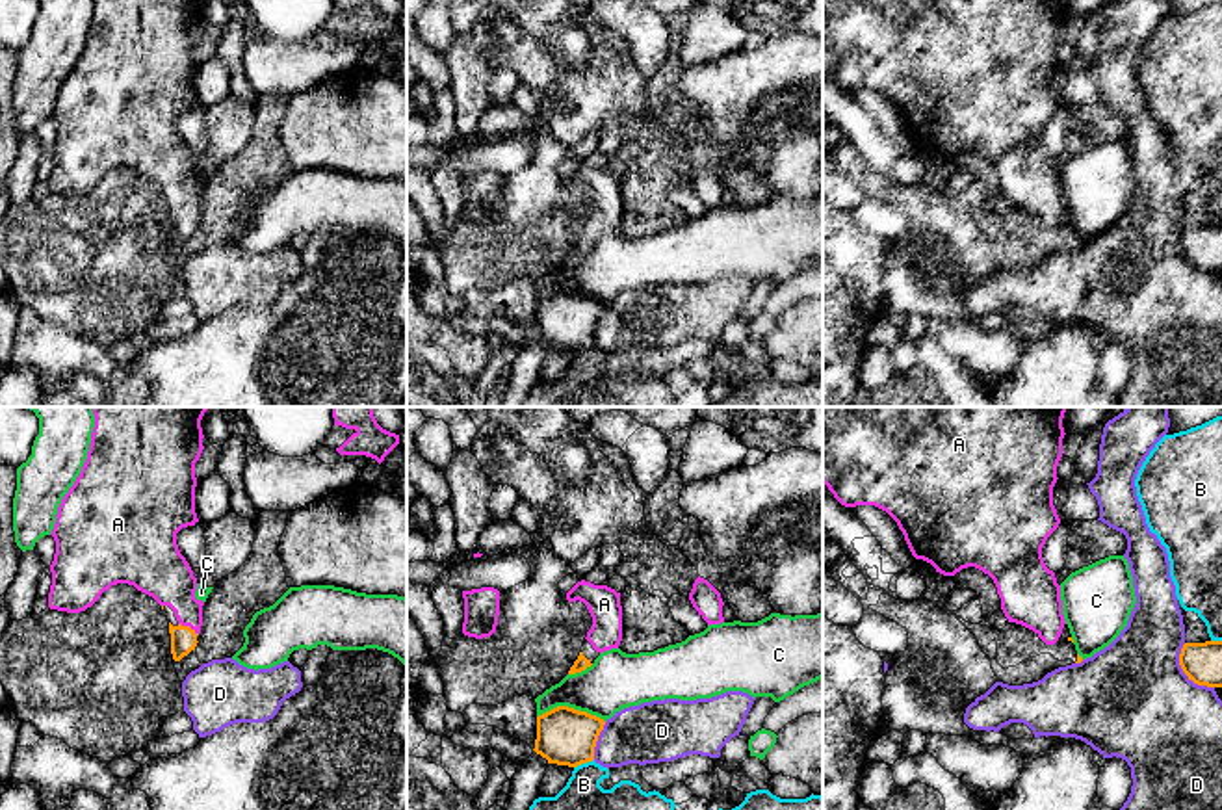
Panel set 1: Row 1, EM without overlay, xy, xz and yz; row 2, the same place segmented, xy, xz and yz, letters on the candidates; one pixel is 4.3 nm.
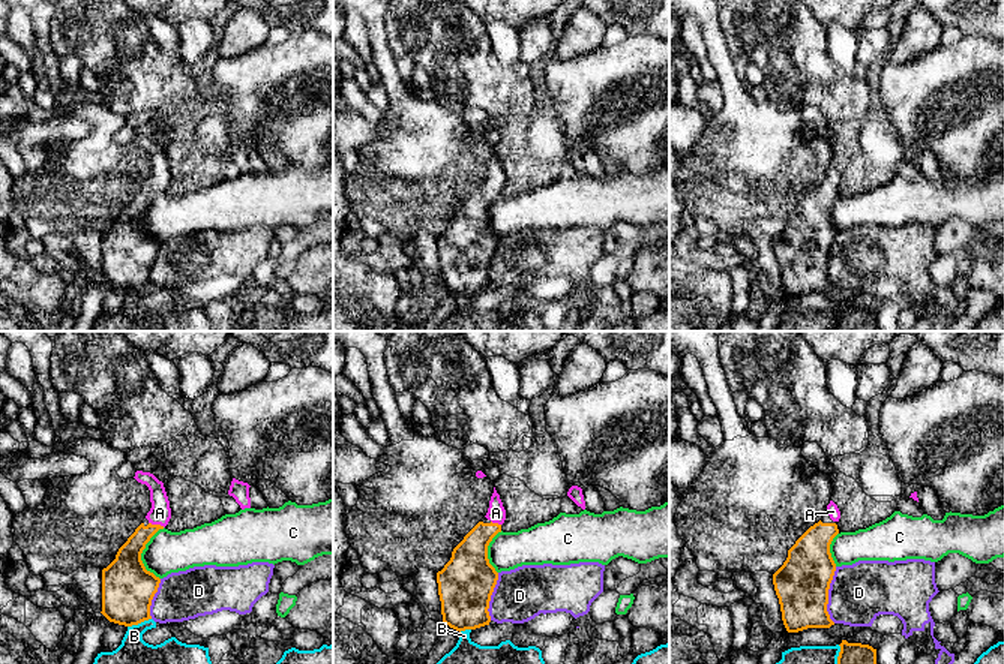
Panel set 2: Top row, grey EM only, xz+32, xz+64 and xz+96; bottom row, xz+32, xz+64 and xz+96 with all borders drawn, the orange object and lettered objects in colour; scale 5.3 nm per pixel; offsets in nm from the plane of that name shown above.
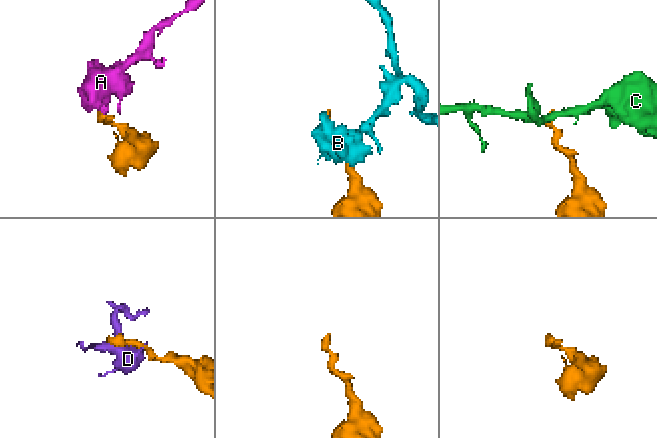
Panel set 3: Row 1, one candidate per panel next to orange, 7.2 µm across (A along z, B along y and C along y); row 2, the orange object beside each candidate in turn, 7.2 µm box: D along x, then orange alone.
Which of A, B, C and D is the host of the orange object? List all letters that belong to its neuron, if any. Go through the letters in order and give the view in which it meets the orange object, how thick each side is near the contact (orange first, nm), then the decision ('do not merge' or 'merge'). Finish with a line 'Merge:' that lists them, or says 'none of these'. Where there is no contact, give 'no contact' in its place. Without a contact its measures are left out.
A: meets orange in xy; 110 nm thick on the orange side, 220 nm on the other; merge
B: meets orange in xz; 260 nm thick on the orange side, 320 nm on the other; do not merge
C: meets orange in xz; 260 nm thick on the orange side, 240 nm on the other; do not merge
D: meets orange in yz; 180 nm thick on the orange side, 480 nm on the other; do not merge
Merge: A

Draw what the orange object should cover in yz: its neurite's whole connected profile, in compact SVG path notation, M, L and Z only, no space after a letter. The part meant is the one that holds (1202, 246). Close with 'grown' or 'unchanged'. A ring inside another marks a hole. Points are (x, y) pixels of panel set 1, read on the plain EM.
M1222 225L1185 227L1179 249L1194 268L1222 271Z | unchanged

